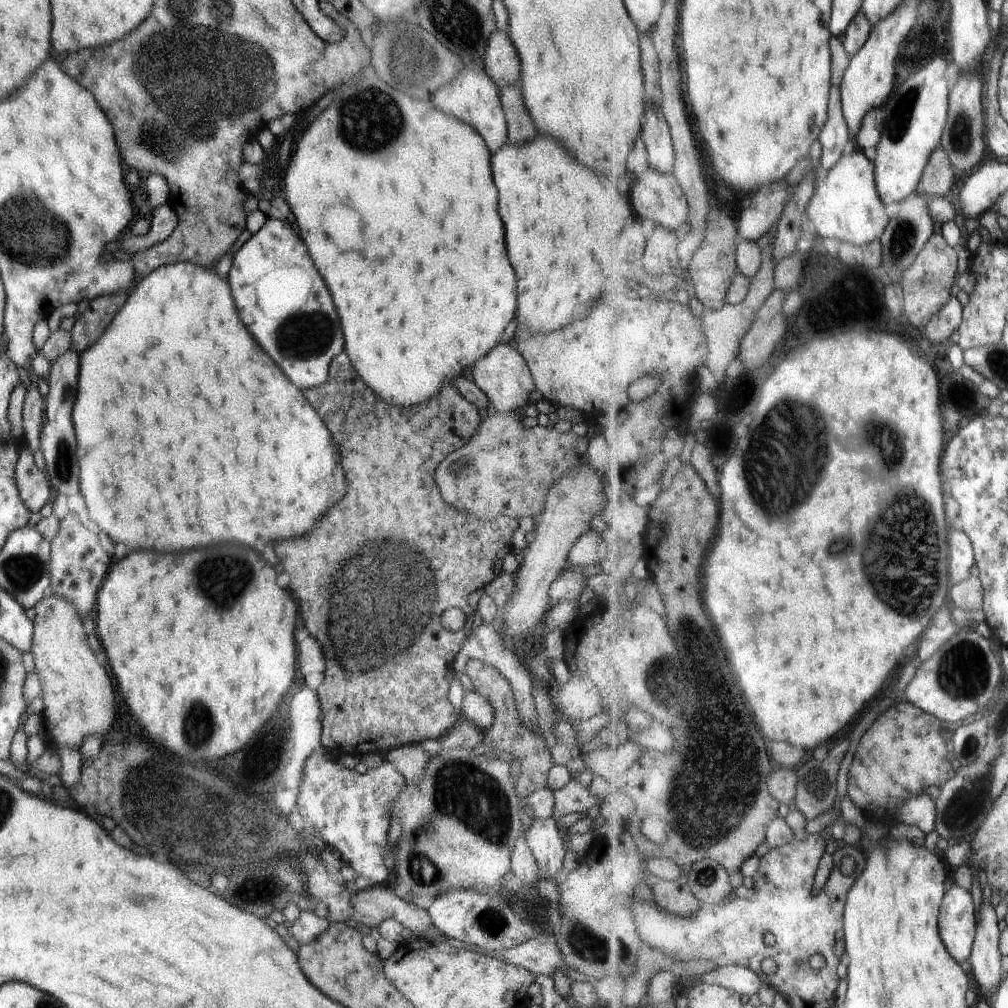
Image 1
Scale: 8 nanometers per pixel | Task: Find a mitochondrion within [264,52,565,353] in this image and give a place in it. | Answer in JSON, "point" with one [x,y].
{"point":[372,127]}

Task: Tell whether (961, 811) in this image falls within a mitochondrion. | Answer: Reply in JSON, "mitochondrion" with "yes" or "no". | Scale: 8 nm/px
{"mitochondrion":"yes"}

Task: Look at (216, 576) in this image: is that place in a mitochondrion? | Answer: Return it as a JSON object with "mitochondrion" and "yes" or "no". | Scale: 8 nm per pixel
{"mitochondrion":"yes"}

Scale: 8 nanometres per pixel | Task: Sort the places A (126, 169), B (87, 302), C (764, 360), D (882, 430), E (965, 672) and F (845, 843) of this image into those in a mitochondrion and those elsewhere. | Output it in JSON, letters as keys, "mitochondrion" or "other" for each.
{"A":"other","B":"other","C":"other","D":"mitochondrion","E":"mitochondrion","F":"other"}

